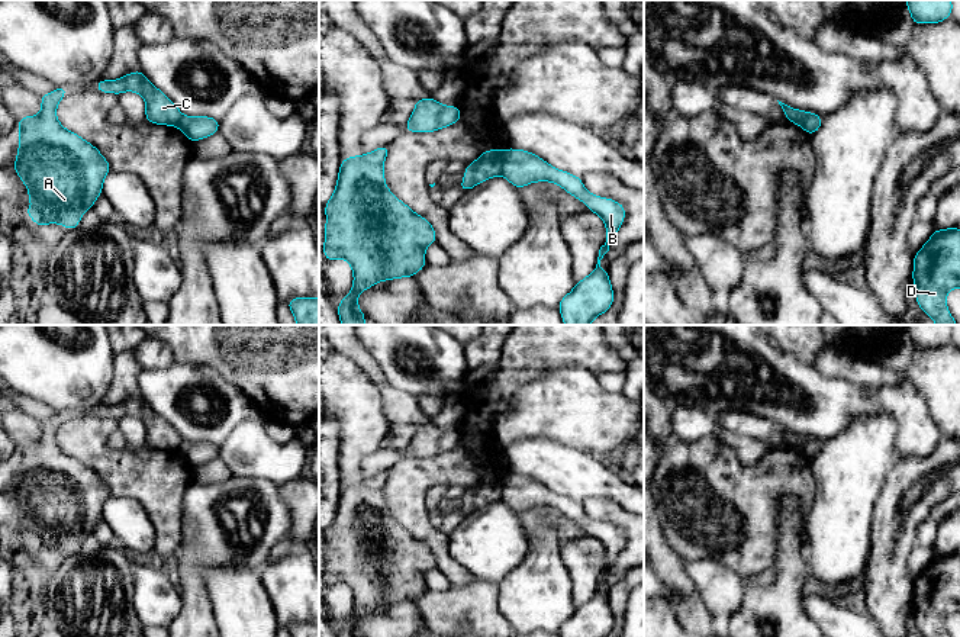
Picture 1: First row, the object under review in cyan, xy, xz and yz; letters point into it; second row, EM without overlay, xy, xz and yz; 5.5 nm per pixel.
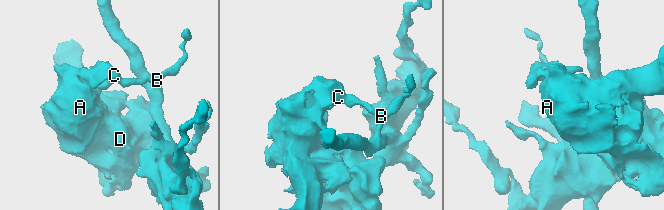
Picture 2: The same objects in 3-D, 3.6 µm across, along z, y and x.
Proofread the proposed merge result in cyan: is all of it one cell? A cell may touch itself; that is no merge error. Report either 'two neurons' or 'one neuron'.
two neurons

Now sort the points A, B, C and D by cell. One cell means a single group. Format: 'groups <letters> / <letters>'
groups A C D / B

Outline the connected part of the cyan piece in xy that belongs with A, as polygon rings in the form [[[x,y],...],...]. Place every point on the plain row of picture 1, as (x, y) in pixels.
[[[62,411],[41,421],[39,440],[17,445],[20,469],[13,493],[33,530],[32,535],[25,531],[23,537],[38,551],[59,548],[75,554],[103,517],[103,505],[112,495],[96,472],[58,447],[57,431],[65,419]]]

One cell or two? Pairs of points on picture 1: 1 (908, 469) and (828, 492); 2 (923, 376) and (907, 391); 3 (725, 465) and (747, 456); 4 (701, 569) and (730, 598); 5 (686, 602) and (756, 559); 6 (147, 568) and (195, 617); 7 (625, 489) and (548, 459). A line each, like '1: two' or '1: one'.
1: two
2: two
3: two
4: one
5: two
6: two
7: one

